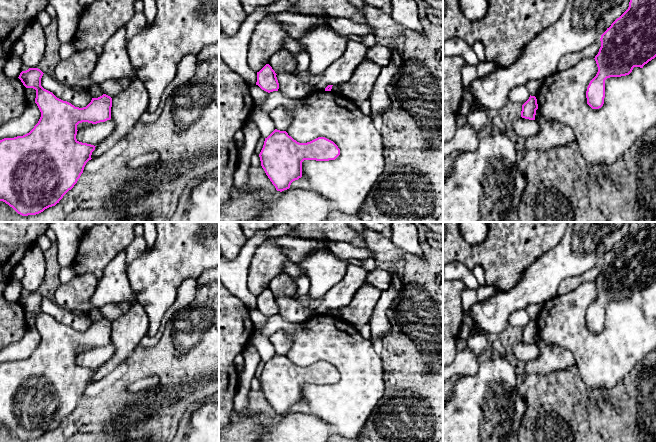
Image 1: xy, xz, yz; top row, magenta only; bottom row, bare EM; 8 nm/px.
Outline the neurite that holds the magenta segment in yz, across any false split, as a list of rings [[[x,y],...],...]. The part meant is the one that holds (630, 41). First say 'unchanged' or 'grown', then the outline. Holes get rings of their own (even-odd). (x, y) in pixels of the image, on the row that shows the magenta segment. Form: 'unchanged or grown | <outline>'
unchanged | [[[630,0],[628,9],[607,28],[600,41],[601,47],[594,58],[598,72],[586,91],[587,104],[592,109],[604,104],[607,78],[629,75],[634,67],[643,68],[656,57],[656,0]]]

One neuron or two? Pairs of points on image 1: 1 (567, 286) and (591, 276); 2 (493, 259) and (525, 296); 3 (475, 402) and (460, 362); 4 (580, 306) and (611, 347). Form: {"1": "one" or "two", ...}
{"1": "one", "2": "two", "3": "two", "4": "one"}

